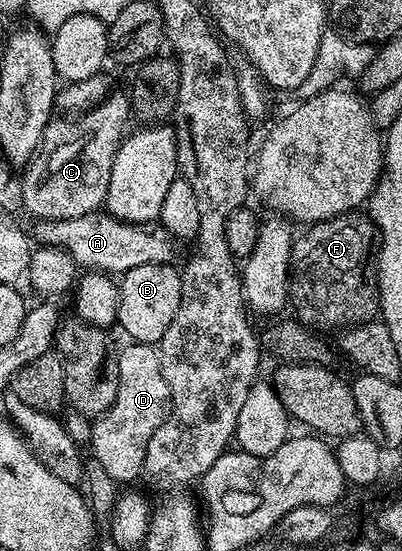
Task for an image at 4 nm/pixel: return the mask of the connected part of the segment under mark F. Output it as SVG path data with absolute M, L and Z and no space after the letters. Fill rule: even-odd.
M353 210L345 212L342 216L335 216L329 220L323 220L317 224L311 225L307 229L308 232L304 237L297 239L292 246L292 262L288 270L288 298L290 308L296 311L295 319L303 324L309 330L320 330L318 328L336 328L335 330L343 330L351 325L369 320L377 319L380 312L380 285L376 283L376 255L380 247L380 231L376 228L376 223L372 221L372 217L367 214L361 214L359 211Z

